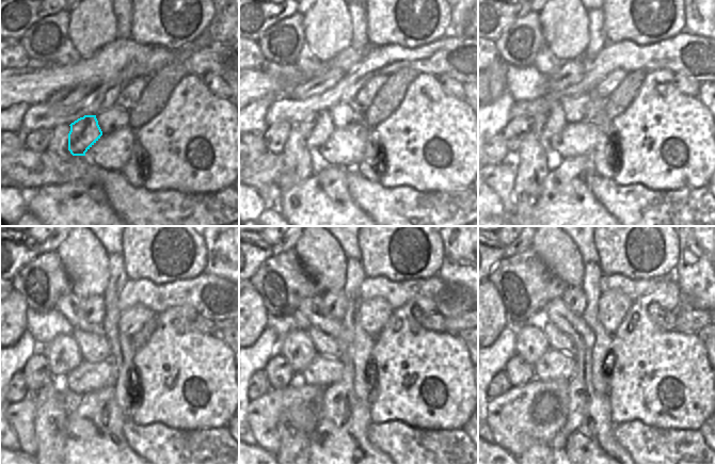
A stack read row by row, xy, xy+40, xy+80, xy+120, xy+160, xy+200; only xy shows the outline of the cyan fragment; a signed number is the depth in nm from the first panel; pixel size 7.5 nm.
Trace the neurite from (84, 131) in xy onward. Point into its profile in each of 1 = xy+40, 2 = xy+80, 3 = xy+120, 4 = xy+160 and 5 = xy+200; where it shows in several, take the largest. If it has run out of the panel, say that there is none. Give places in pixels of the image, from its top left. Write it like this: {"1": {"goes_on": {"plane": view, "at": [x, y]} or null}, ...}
{"1": {"goes_on": {"plane": "xy+40", "at": [316, 132]}}, "2": {"goes_on": {"plane": "xy+80", "at": [550, 123]}}, "3": {"goes_on": {"plane": "xy+120", "at": [62, 352]}}, "4": {"goes_on": {"plane": "xy+160", "at": [296, 346]}}, "5": {"goes_on": {"plane": "xy+200", "at": [531, 342]}}}

